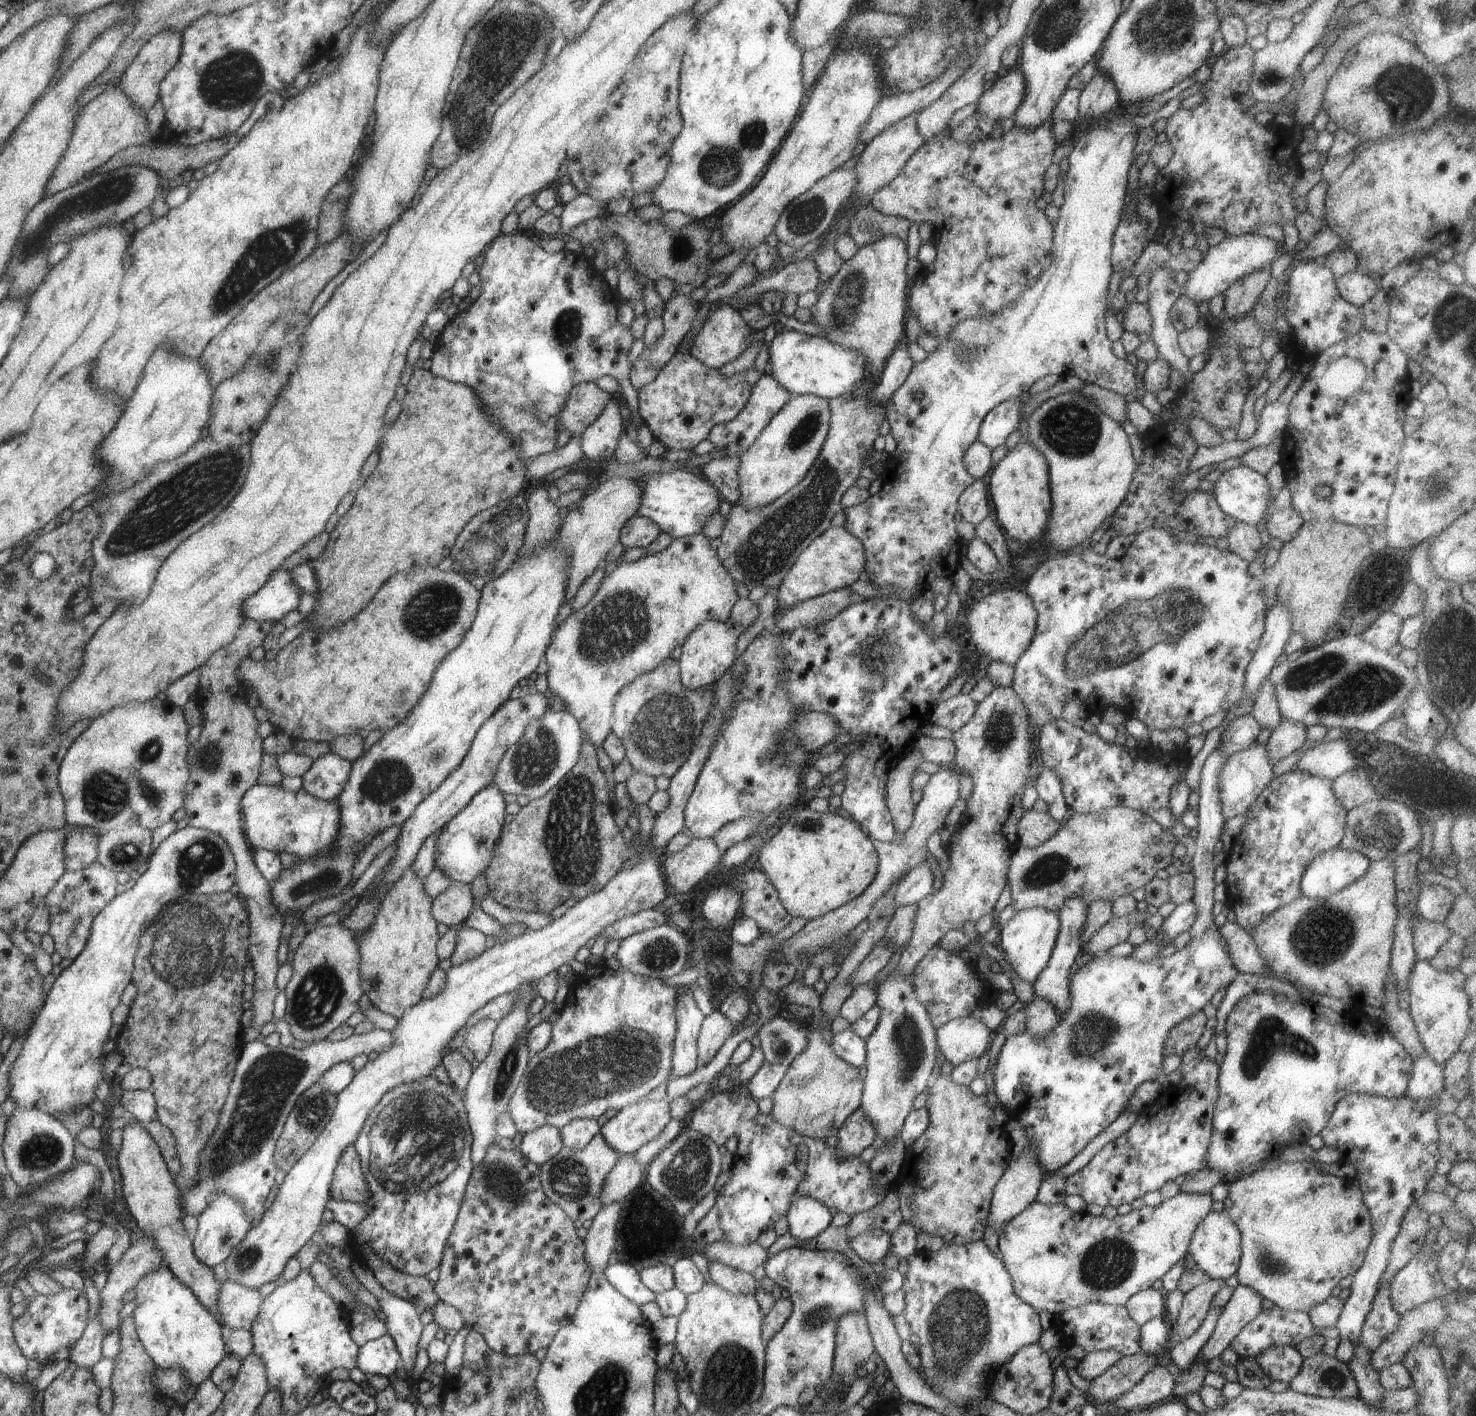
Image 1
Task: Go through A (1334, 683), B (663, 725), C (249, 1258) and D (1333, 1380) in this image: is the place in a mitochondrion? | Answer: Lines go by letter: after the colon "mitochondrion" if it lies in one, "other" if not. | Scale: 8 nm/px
A: mitochondrion
B: mitochondrion
C: mitochondrion
D: mitochondrion

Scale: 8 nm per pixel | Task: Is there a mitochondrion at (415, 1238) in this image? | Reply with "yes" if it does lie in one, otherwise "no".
no

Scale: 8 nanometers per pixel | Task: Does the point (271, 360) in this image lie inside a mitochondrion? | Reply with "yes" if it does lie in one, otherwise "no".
yes

